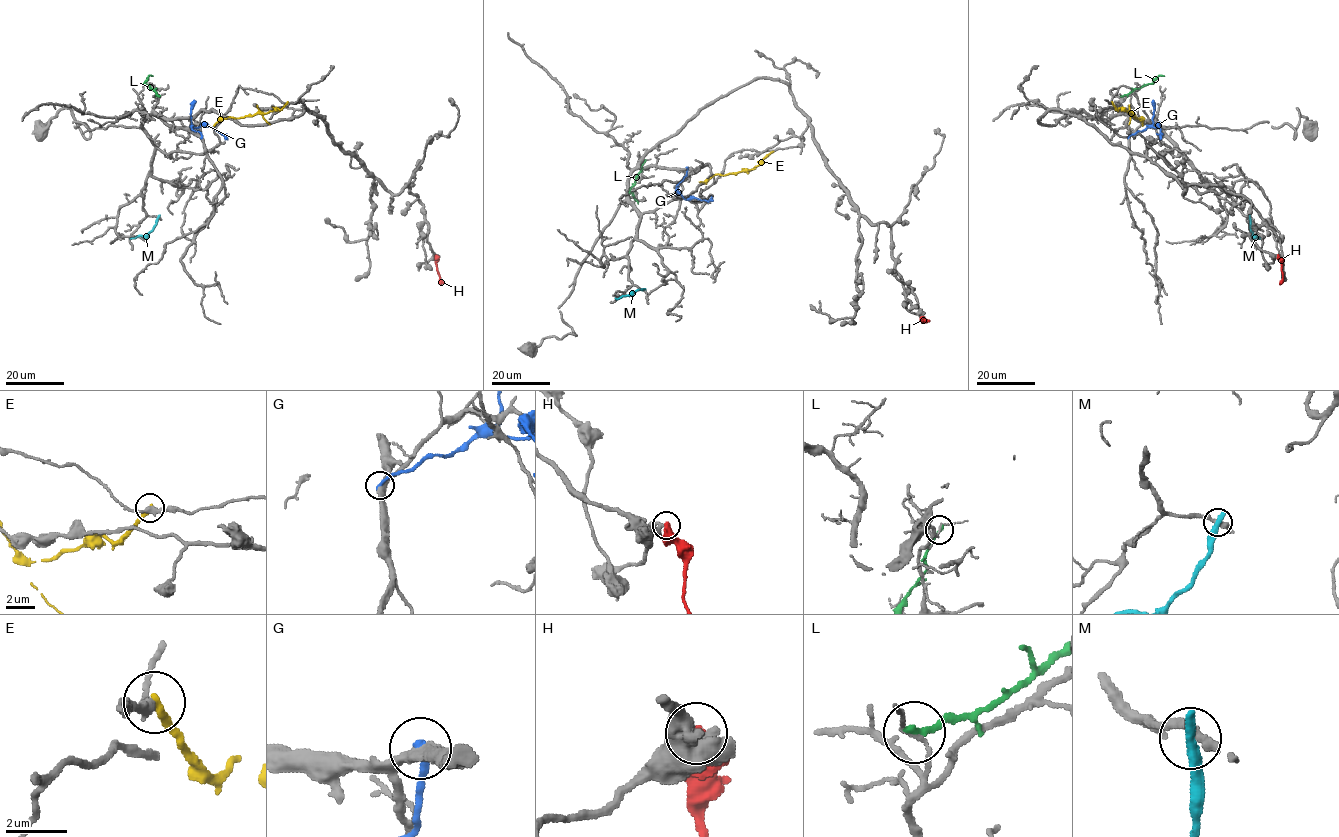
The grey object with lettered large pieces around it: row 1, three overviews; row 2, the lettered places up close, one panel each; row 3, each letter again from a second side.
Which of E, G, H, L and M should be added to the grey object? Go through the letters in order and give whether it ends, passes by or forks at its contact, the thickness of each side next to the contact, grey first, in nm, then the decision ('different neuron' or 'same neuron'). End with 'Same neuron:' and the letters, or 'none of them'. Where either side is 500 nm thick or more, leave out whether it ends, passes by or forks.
E: it ends; calibres 320 and 280 nm; different neuron
G: it ends; calibres 440 and 280 nm; different neuron
H: calibres 320 and 600 nm; same neuron
L: it ends; calibres 110 and 220 nm; different neuron
M: it ends; calibres 280 and 480 nm; different neuron
Same neuron: H

